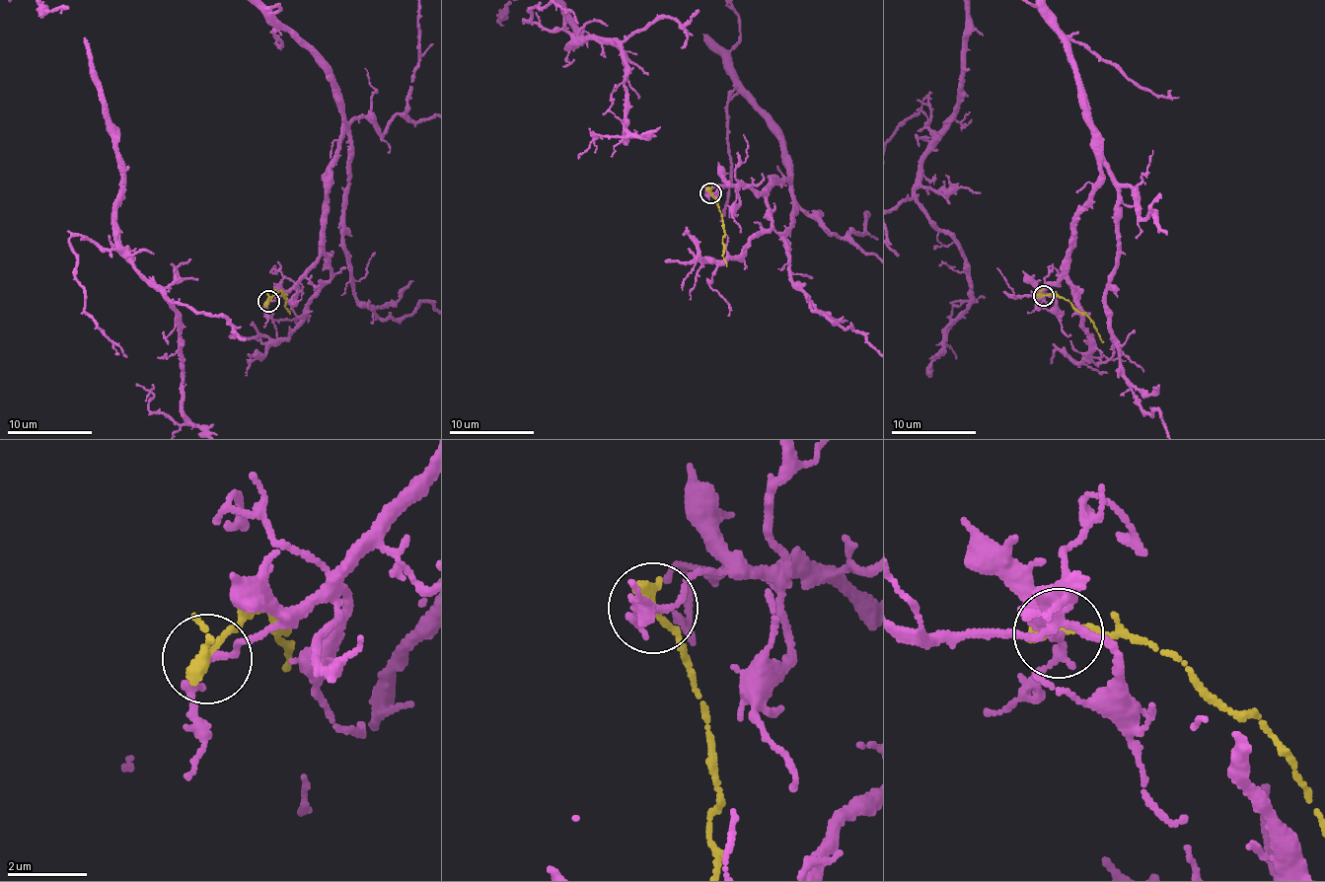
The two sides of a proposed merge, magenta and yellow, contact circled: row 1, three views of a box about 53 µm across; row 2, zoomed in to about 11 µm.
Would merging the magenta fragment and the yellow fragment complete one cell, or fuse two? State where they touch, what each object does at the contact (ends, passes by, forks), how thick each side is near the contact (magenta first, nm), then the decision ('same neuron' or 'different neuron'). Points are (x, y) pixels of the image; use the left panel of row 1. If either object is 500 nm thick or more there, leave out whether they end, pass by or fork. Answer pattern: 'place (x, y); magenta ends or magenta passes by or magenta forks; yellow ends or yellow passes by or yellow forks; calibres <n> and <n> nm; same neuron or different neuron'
place (268, 301); magenta passes by; yellow passes by; calibres 140 and 280 nm; different neuron

